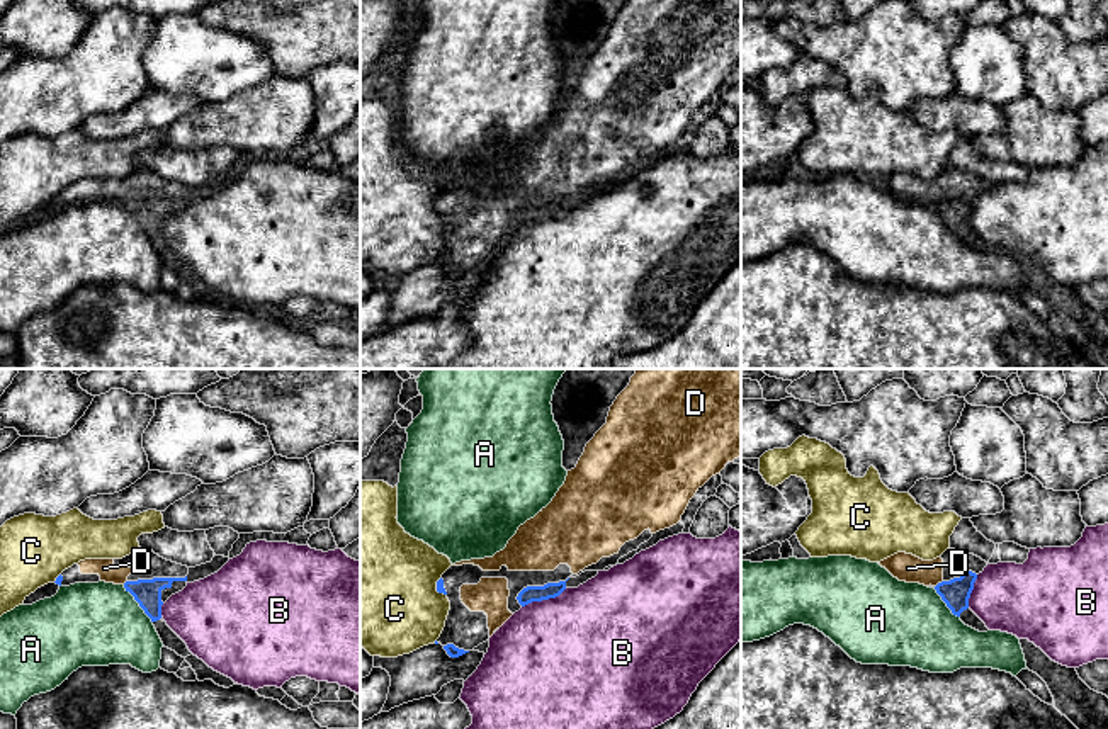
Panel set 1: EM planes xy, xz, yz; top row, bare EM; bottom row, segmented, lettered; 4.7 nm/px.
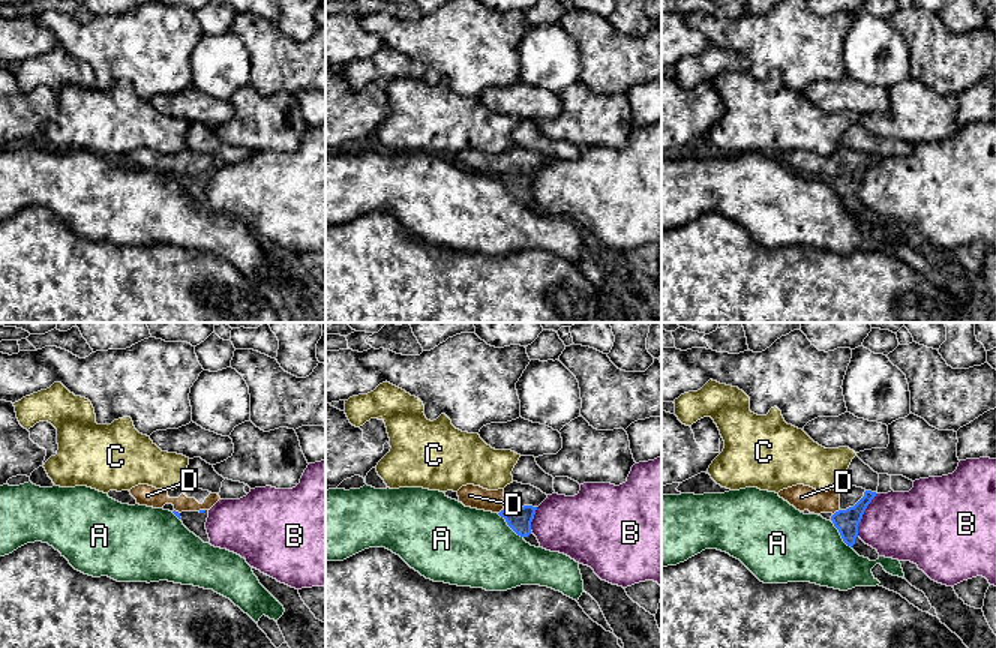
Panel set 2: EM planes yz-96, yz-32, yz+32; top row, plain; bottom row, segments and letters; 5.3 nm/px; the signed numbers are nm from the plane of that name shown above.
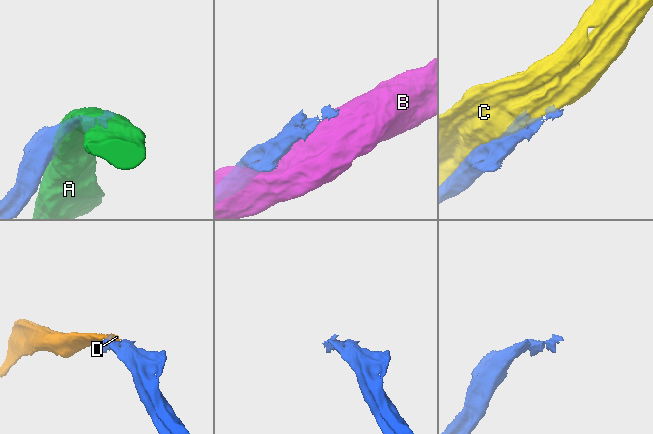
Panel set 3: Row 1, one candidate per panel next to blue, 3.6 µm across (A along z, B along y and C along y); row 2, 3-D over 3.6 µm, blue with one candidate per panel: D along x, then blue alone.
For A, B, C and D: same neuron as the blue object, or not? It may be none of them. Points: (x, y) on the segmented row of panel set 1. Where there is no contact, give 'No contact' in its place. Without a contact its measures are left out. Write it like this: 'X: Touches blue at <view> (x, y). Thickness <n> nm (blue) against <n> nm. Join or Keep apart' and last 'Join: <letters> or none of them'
A: Touches blue at xy (138, 602). Thickness 130 nm (blue) against 400 nm. Keep apart
B: Touches blue at xz (544, 599). Thickness 80 nm (blue) against 480 nm. Keep apart
C: Touches blue at xz (437, 588). Thickness 40 nm (blue) against 500 nm. Keep apart
D: Touches blue at yz (938, 583). Thickness 140 nm (blue) against 130 nm. Join
Join: D

